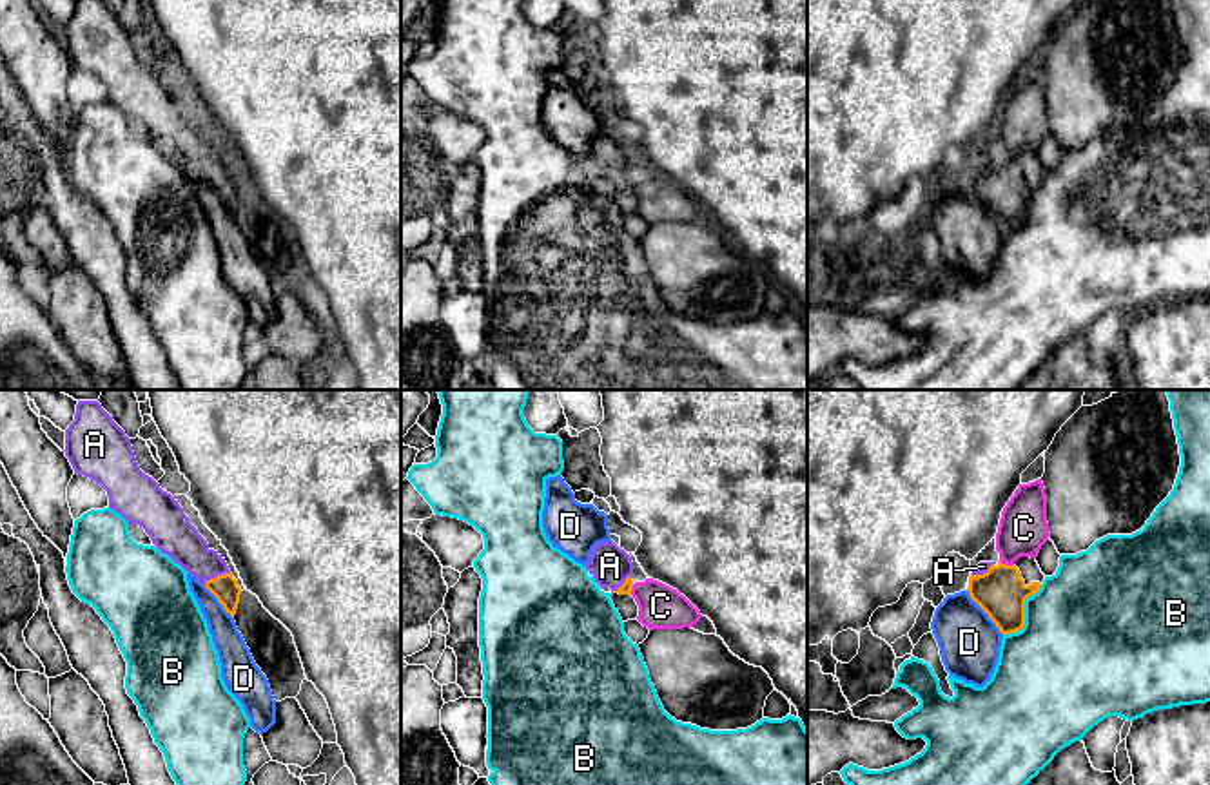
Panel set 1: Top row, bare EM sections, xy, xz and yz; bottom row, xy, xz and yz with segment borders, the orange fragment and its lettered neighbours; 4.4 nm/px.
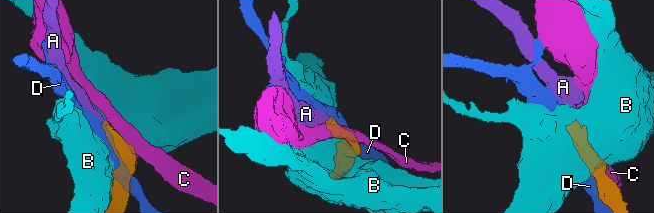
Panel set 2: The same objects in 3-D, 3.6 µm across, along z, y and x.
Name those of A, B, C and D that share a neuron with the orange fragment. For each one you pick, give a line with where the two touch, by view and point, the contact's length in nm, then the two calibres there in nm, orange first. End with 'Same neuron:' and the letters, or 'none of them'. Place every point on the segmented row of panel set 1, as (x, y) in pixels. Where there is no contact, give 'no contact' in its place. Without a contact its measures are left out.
A: meets orange in xy at (218, 575); contact 130 nm long; 120 nm thick on the orange side, 180 nm on the other
Same neuron: A

